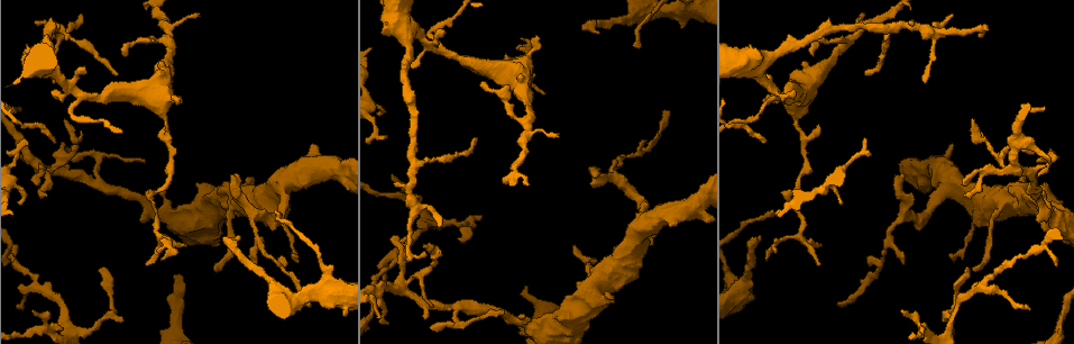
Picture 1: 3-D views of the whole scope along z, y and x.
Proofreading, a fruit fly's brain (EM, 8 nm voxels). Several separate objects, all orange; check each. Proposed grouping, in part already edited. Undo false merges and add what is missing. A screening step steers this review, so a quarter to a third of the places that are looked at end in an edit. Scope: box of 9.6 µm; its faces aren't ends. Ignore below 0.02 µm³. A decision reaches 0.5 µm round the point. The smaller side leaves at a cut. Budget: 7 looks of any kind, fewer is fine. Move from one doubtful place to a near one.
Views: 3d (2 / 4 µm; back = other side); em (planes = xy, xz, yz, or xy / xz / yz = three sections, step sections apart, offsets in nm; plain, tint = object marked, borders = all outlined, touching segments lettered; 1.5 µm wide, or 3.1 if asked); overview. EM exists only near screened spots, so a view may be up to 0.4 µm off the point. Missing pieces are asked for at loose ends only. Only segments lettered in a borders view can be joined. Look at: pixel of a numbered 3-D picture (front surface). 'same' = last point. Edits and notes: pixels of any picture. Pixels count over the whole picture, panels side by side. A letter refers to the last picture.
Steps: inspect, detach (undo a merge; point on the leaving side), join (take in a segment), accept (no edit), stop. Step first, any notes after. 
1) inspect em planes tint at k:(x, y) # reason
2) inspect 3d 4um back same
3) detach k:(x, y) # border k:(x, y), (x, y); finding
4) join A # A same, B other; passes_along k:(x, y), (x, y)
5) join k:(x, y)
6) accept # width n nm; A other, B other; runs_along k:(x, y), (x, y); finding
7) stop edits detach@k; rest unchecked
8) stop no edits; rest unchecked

inspect 3d 4um at 1:(773, 212) # free end

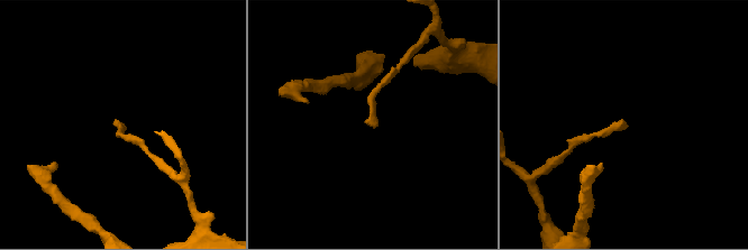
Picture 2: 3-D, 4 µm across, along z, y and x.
inspect em planes borders at 2:(116, 123) # need the tissue

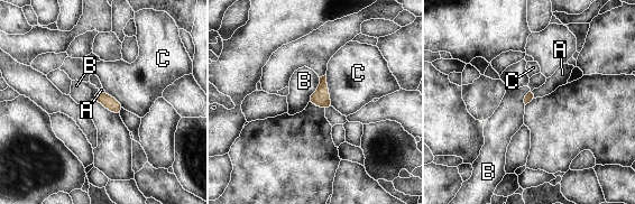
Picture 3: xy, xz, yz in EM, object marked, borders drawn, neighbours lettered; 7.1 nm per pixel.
join A # width 70 nm; A same, B other, C other; passes_along 3:(530, 95), (533, 94), (560, 77); the cell continues

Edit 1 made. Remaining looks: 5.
inspect overview # redraw

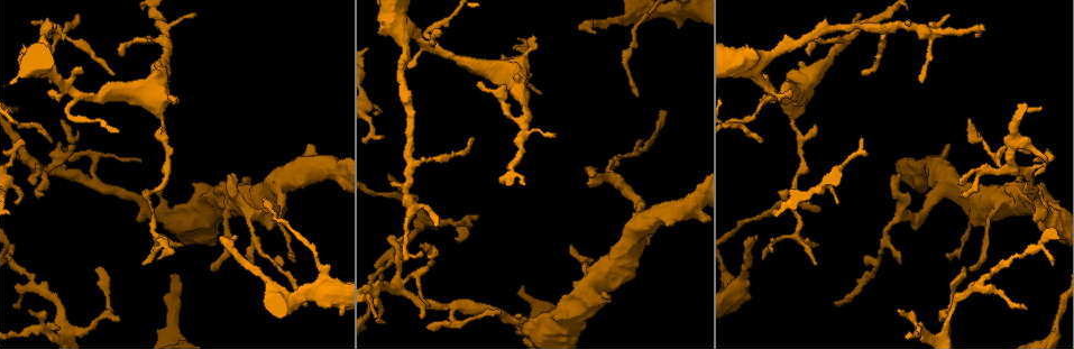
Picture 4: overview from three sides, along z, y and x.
inspect 3d 4um at 4:(461, 239) # long arm stops here

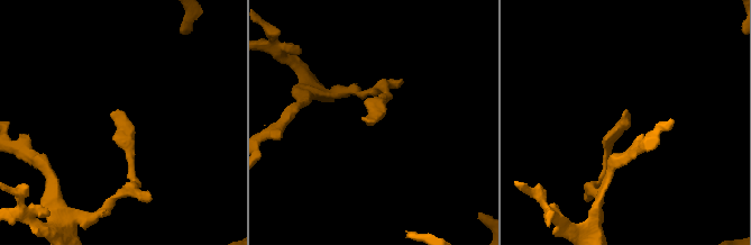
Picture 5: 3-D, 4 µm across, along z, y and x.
inspect em planes borders at 5:(625, 110) # now the EM

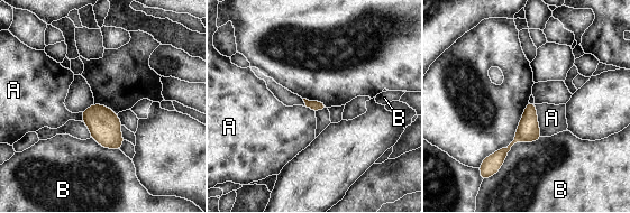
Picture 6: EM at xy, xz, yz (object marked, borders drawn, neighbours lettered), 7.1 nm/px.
accept # width 80 nm; A other, B other; border 6:(535, 104), (541, 136); no lettered segment goes on from it

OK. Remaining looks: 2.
inspect em planes borders at 4:(17, 309)

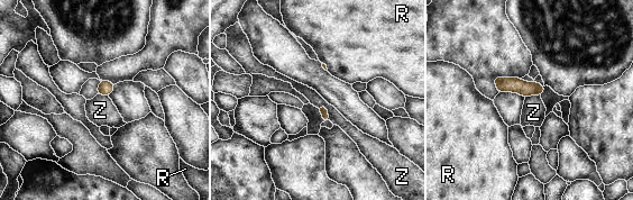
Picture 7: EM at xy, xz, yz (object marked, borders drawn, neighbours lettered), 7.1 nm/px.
accept # R other, Z other; border 7:(320, 107), (327, 110), (330, 120); none of them fits

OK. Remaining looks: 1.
stop edits join@3; rest unchecked

